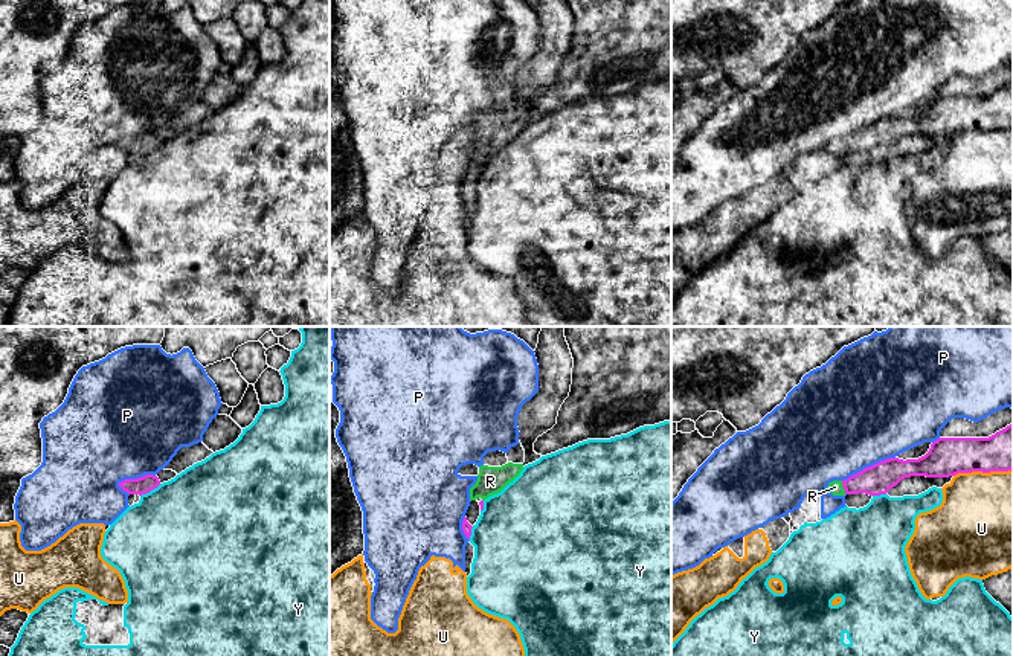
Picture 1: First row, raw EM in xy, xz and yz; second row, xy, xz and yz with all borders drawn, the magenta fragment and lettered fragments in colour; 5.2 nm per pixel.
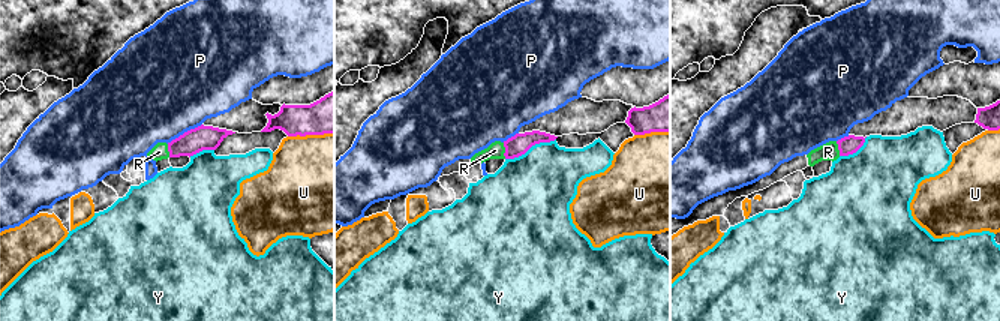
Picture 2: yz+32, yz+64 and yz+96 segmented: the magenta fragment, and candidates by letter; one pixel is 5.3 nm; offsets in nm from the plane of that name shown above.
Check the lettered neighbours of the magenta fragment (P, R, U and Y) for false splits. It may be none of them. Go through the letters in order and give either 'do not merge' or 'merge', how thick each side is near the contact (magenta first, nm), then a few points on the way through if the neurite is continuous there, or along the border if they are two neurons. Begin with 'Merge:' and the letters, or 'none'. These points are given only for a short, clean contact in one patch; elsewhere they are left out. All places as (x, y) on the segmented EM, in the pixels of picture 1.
Merge: R
P: do not merge; calibres 160 and 500 nm
R: merge; calibres 160 and 70 nm; way yz (877, 479), (842, 485), (835, 487)
U: do not merge; calibres 220 and 500 nm
Y: do not merge; calibres 90 and 500 nm; border xy (160, 484), (141, 496)

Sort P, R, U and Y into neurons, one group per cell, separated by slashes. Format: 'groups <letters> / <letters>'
groups P / R / U / Y

